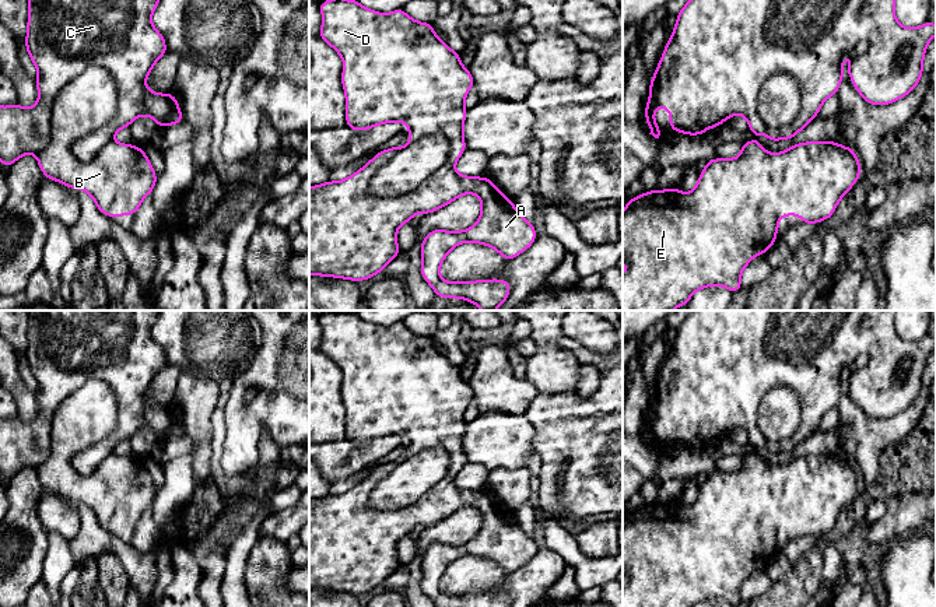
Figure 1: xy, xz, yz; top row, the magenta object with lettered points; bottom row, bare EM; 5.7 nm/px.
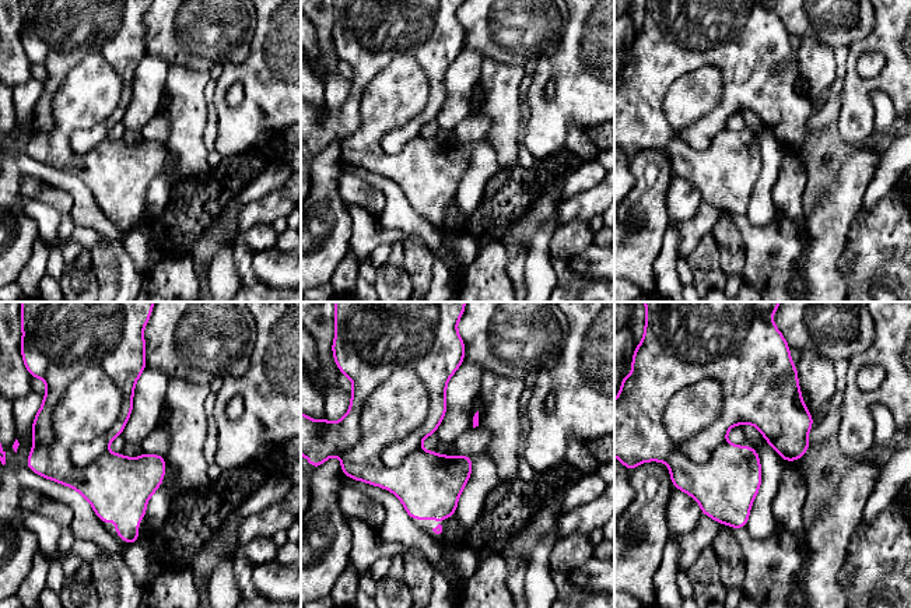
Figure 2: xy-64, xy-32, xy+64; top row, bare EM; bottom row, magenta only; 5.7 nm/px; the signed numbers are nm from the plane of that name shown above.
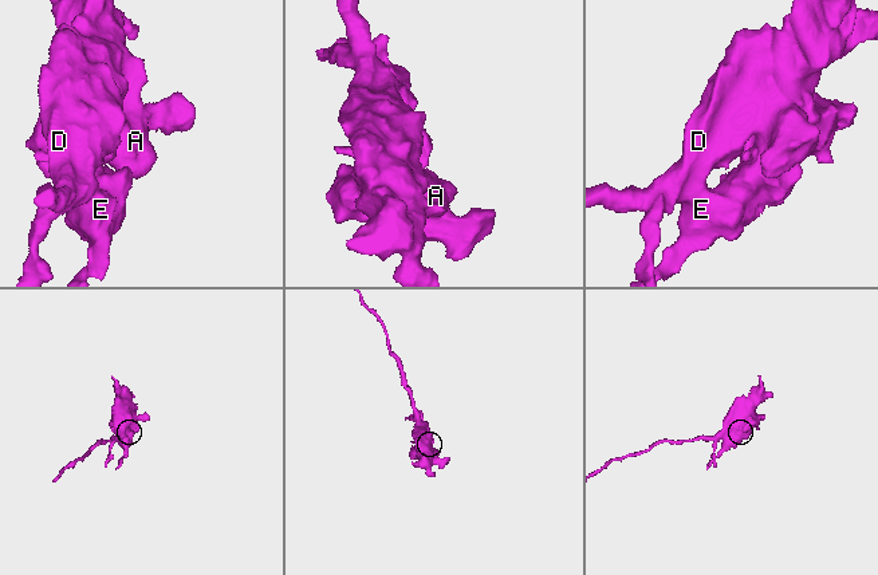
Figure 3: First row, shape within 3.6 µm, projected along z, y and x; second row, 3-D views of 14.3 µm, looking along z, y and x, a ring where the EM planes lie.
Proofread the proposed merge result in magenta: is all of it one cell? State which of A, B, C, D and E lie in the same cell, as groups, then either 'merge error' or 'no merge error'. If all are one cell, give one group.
A C D / B E | merge error

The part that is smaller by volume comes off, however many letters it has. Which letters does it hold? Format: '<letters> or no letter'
B, E

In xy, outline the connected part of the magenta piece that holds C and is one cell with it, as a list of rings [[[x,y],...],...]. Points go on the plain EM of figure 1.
[[[28,310],[28,347],[24,357],[38,382],[35,397],[39,410],[31,422],[24,422],[20,415],[14,420],[0,420],[0,476],[6,481],[28,466],[36,469],[52,459],[53,415],[60,403],[88,379],[102,379],[112,387],[118,403],[118,424],[105,439],[73,456],[70,463],[78,474],[91,474],[104,459],[113,455],[118,443],[129,441],[139,429],[151,429],[158,441],[183,435],[173,406],[157,407],[146,400],[146,392],[154,378],[168,365],[164,350],[151,336],[159,312]]]

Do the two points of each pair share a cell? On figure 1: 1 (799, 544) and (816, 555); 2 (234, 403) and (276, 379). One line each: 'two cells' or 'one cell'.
1: two cells
2: one cell

